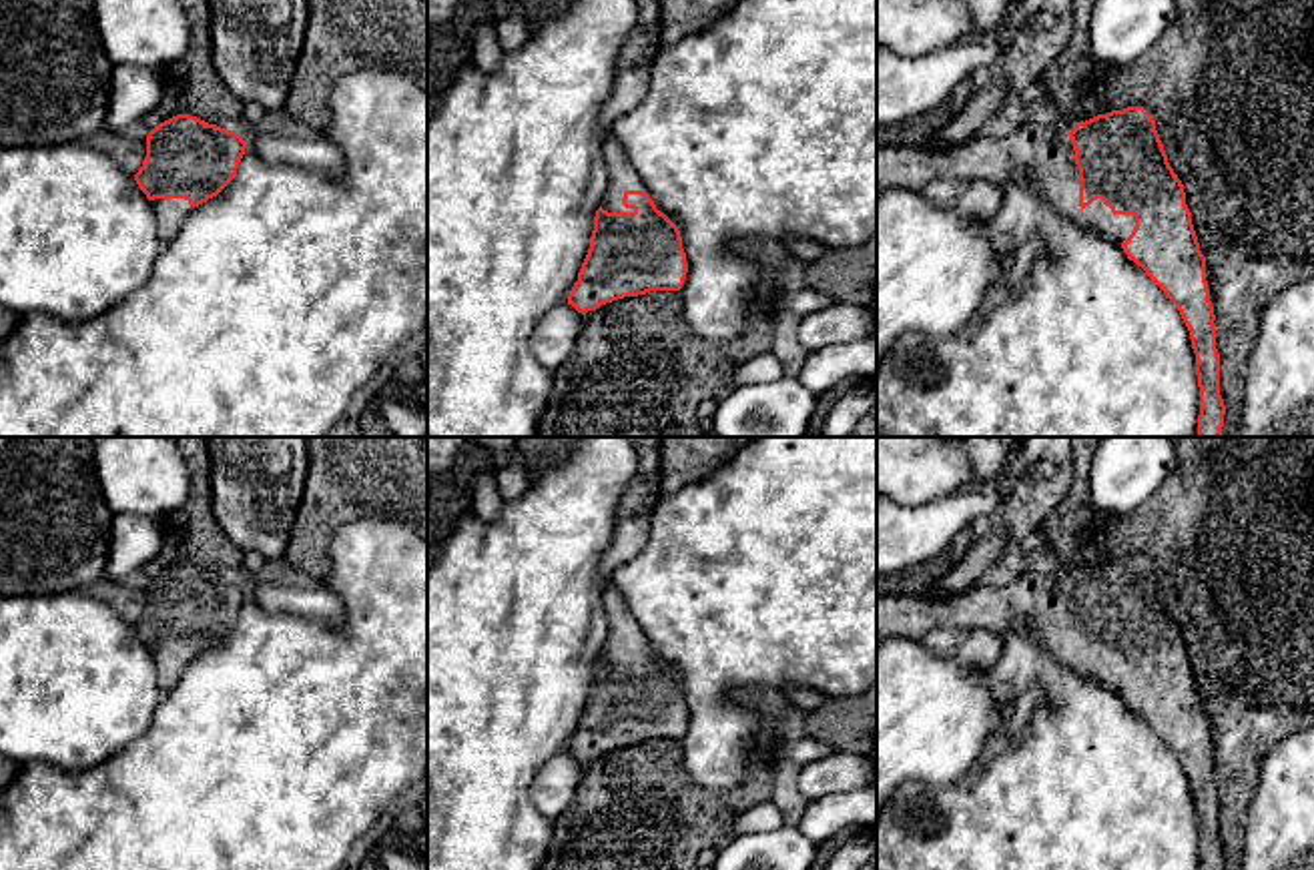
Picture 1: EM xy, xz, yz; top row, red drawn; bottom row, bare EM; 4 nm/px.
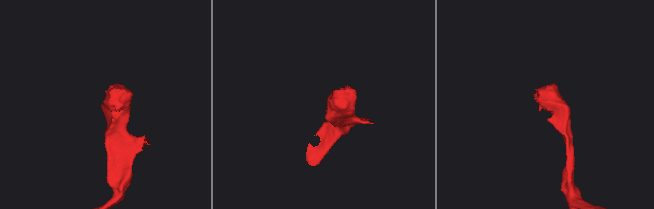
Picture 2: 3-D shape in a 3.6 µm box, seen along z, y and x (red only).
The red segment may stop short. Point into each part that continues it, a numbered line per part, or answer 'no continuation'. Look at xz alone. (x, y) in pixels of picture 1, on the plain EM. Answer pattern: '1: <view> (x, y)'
1: xz (622, 626)

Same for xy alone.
1: xy (171, 662)

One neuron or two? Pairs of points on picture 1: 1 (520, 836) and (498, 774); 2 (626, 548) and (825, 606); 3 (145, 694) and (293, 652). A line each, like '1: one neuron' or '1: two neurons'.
1: one neuron
2: two neurons
3: two neurons

